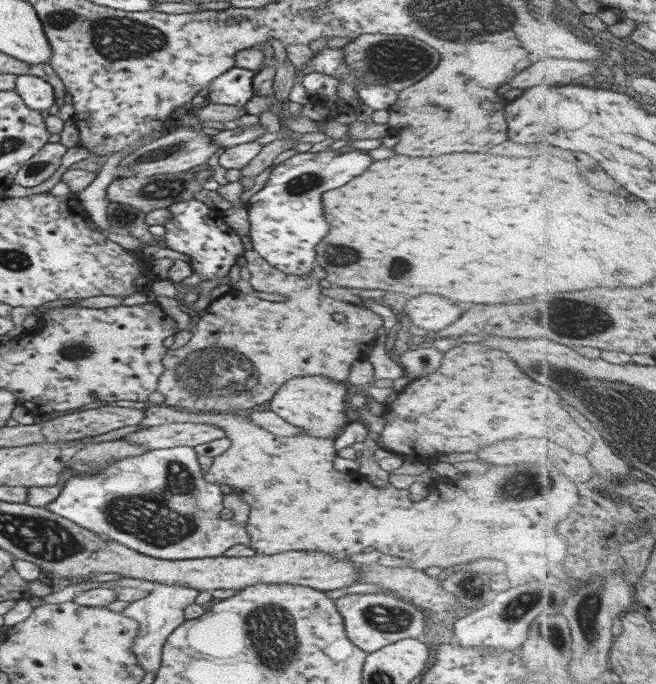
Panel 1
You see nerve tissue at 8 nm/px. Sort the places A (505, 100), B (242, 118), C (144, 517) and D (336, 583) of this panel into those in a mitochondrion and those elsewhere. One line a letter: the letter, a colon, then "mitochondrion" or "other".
A: other
B: other
C: mitochondrion
D: other

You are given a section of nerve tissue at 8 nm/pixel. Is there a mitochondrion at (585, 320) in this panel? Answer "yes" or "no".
yes

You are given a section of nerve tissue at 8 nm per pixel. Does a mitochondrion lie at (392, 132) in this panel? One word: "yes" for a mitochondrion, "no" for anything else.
no

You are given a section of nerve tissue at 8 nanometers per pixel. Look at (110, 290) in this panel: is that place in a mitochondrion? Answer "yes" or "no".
no

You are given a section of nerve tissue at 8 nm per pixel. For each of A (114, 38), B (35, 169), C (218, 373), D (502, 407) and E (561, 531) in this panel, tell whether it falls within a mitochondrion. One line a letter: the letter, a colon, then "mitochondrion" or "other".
A: mitochondrion
B: mitochondrion
C: mitochondrion
D: other
E: other

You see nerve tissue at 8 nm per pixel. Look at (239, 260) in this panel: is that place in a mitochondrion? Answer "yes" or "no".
no

